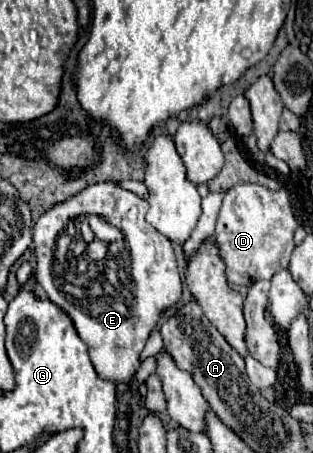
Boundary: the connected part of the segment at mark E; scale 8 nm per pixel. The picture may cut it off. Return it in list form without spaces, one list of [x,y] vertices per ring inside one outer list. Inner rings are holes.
[[[100,182],[46,210],[38,218],[32,234],[38,284],[48,298],[72,318],[78,336],[90,346],[90,360],[98,376],[114,384],[132,384],[140,366],[140,352],[150,332],[160,316],[182,298],[182,280],[172,244],[146,222],[146,212],[146,200],[122,190],[114,182]],[[88,214],[96,214],[124,232],[124,242],[130,252],[128,272],[108,270],[106,242],[98,238],[90,244],[84,242],[80,224]]]

